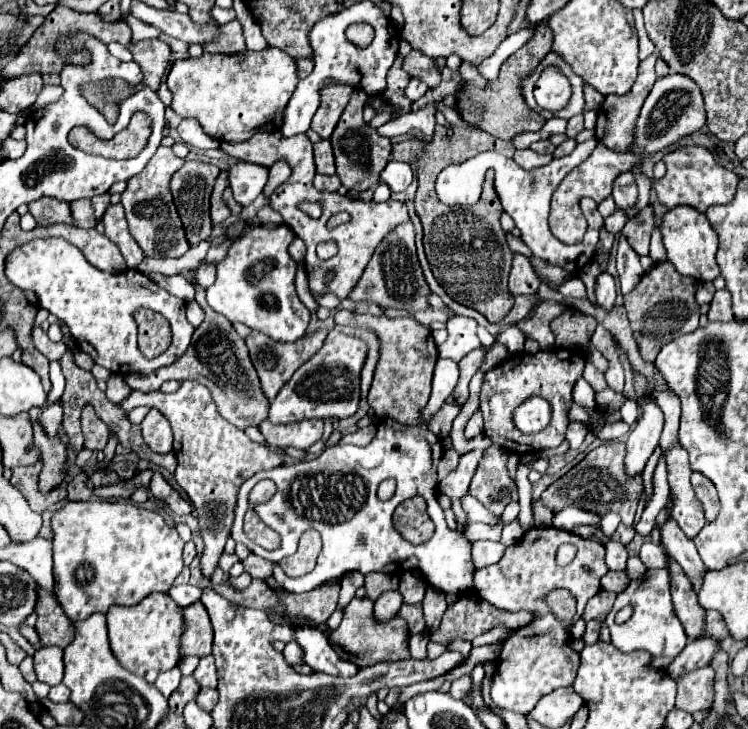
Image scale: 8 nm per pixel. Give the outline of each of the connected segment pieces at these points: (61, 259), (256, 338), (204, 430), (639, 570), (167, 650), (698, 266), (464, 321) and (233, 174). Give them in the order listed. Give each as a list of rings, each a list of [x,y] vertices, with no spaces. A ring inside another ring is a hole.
[[[63,238],[31,240],[19,246],[19,250],[7,256],[5,274],[15,286],[33,290],[43,308],[67,322],[79,348],[89,354],[95,364],[111,370],[113,374],[135,372],[147,376],[163,366],[173,364],[191,344],[195,328],[185,318],[185,302],[181,298],[159,288],[153,280],[137,270],[125,270],[119,274],[97,270],[83,258],[77,246],[69,244]],[[139,308],[149,308],[163,314],[173,330],[173,342],[169,350],[153,360],[139,356],[137,322],[133,320],[133,314]]]
[[[317,330],[315,334],[307,334],[303,336],[301,340],[293,342],[293,344],[283,344],[283,342],[275,342],[271,338],[267,338],[265,334],[259,334],[259,332],[251,332],[251,336],[245,340],[247,342],[247,348],[249,348],[249,354],[251,354],[251,362],[259,374],[259,380],[261,380],[261,390],[265,394],[265,398],[271,402],[271,398],[275,398],[275,394],[281,390],[283,384],[289,382],[291,374],[307,360],[307,358],[313,358],[317,354],[317,350],[321,350],[323,346],[323,340],[327,336],[327,330]]]
[[[185,380],[183,386],[173,394],[163,394],[163,392],[145,394],[139,390],[131,390],[129,398],[123,400],[119,408],[131,412],[135,406],[155,406],[171,422],[173,438],[175,438],[173,452],[179,460],[179,466],[175,470],[175,480],[187,492],[187,496],[191,498],[197,510],[201,538],[205,542],[205,550],[199,556],[199,568],[203,578],[211,580],[213,570],[219,568],[219,558],[223,554],[223,546],[227,538],[231,536],[231,522],[235,518],[231,516],[231,510],[225,510],[229,514],[223,514],[221,510],[211,510],[211,508],[235,510],[235,498],[239,494],[239,486],[253,474],[271,470],[279,466],[283,460],[275,450],[249,440],[243,430],[223,420],[213,404],[209,390],[199,382]]]
[[[635,556],[635,558],[629,558],[629,560],[627,560],[625,572],[627,572],[627,576],[629,576],[631,580],[635,580],[635,578],[643,578],[643,574],[647,572],[647,568],[645,568],[643,562]]]
[[[149,594],[135,606],[111,606],[107,610],[107,628],[109,644],[117,662],[131,674],[137,674],[147,682],[155,682],[161,672],[177,666],[183,616],[169,594]]]
[[[677,206],[663,216],[661,222],[663,244],[667,250],[667,260],[677,268],[679,274],[691,276],[699,282],[711,282],[719,276],[719,266],[715,260],[719,248],[719,236],[715,234],[707,216],[691,206]]]
[[[455,316],[447,322],[449,338],[439,346],[439,358],[451,358],[459,362],[465,354],[481,348],[477,338],[477,322],[467,316]]]
[[[237,162],[229,166],[229,184],[235,192],[235,200],[243,206],[249,206],[267,184],[269,170],[249,162]]]

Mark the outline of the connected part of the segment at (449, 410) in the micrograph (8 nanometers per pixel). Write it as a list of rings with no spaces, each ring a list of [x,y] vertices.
[[[445,404],[441,410],[439,410],[439,414],[435,414],[433,416],[433,420],[431,420],[431,430],[439,436],[439,438],[445,438],[449,432],[451,432],[451,424],[453,424],[453,420],[455,420],[455,416],[459,414],[459,406],[457,404]]]

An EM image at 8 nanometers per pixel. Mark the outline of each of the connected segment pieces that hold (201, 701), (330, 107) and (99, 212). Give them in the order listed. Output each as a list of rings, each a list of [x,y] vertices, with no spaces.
[[[201,688],[201,692],[197,694],[195,702],[197,702],[197,704],[203,708],[203,710],[211,712],[211,710],[215,708],[217,698],[219,698],[219,694],[217,694],[217,690],[215,690],[215,688]]]
[[[329,82],[329,90],[320,91],[321,103],[313,116],[311,122],[311,130],[315,130],[321,138],[331,138],[333,128],[343,112],[343,108],[347,106],[351,94],[353,94],[353,86],[341,84],[341,82]]]
[[[105,192],[105,194],[101,194],[101,196],[93,196],[93,198],[91,198],[91,204],[93,204],[93,212],[95,212],[97,222],[101,222],[103,214],[107,212],[105,208],[109,206],[109,192]]]

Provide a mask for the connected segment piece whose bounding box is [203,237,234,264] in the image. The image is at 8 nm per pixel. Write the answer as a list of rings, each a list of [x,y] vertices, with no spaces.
[[[228,237],[221,246],[211,247],[211,250],[209,250],[207,256],[205,256],[205,260],[203,260],[203,264],[213,264],[214,262],[217,263],[224,260],[233,238],[234,237]]]

